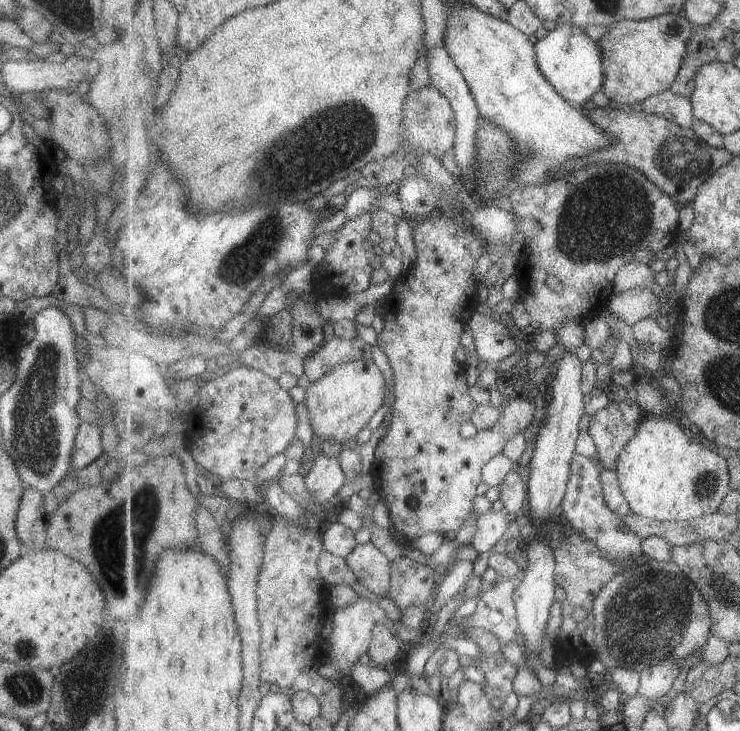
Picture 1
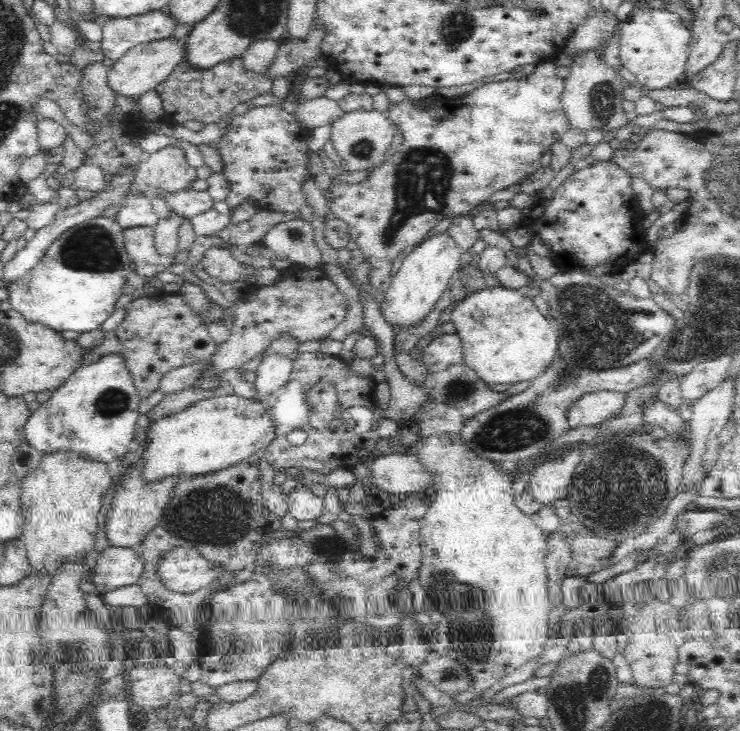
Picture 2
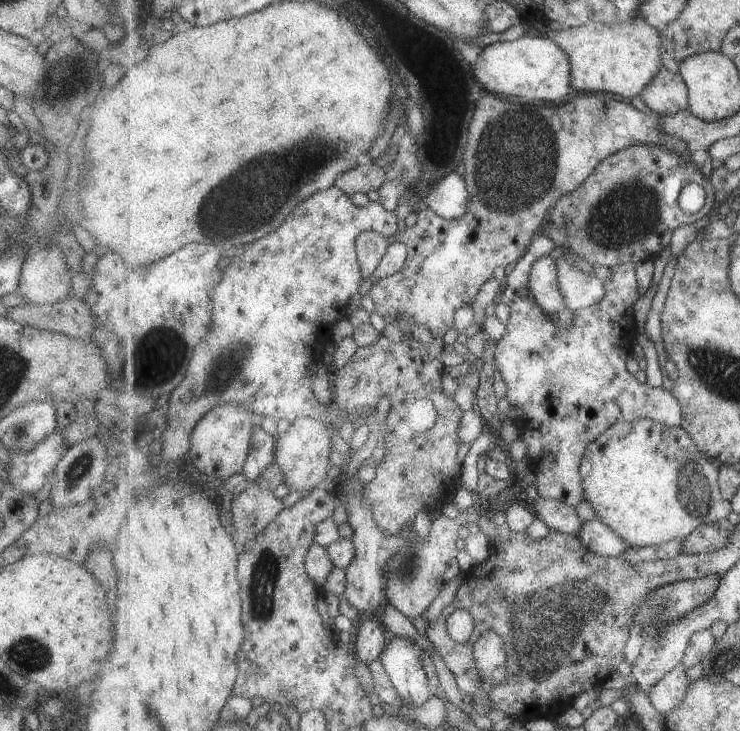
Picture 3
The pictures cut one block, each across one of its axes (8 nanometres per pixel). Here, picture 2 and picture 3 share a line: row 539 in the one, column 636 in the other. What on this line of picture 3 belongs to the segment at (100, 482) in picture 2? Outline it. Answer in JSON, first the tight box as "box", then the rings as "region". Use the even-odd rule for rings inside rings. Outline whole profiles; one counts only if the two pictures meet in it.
{"box":[536,19,664,99],"region":[[[639,19],[619,25],[592,22],[581,27],[544,20],[536,28],[555,40],[572,58],[572,86],[578,93],[612,92],[632,99],[641,95],[664,68],[662,32]]]}

